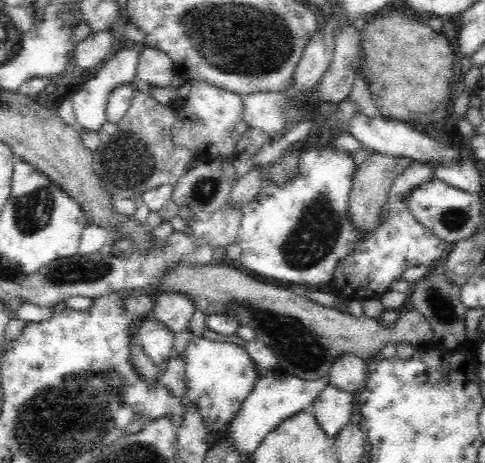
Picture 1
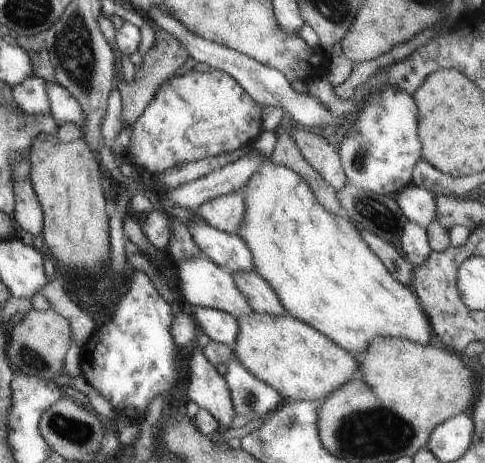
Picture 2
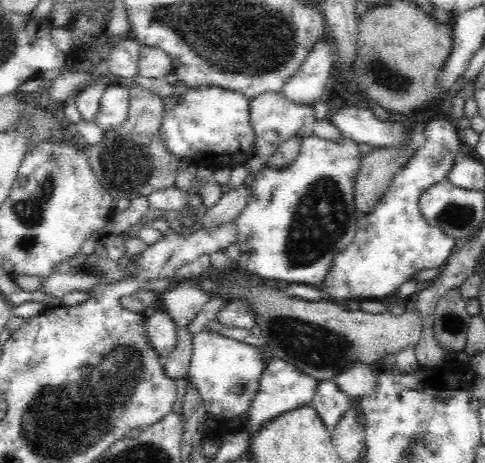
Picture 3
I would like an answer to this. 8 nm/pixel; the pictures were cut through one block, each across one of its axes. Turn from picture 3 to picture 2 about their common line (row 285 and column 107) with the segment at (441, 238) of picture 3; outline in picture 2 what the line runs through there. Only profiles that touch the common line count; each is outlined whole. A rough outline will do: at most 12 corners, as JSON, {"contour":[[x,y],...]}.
{"contour":[[143,272],[81,346],[81,382],[139,426],[175,384],[175,310]]}

